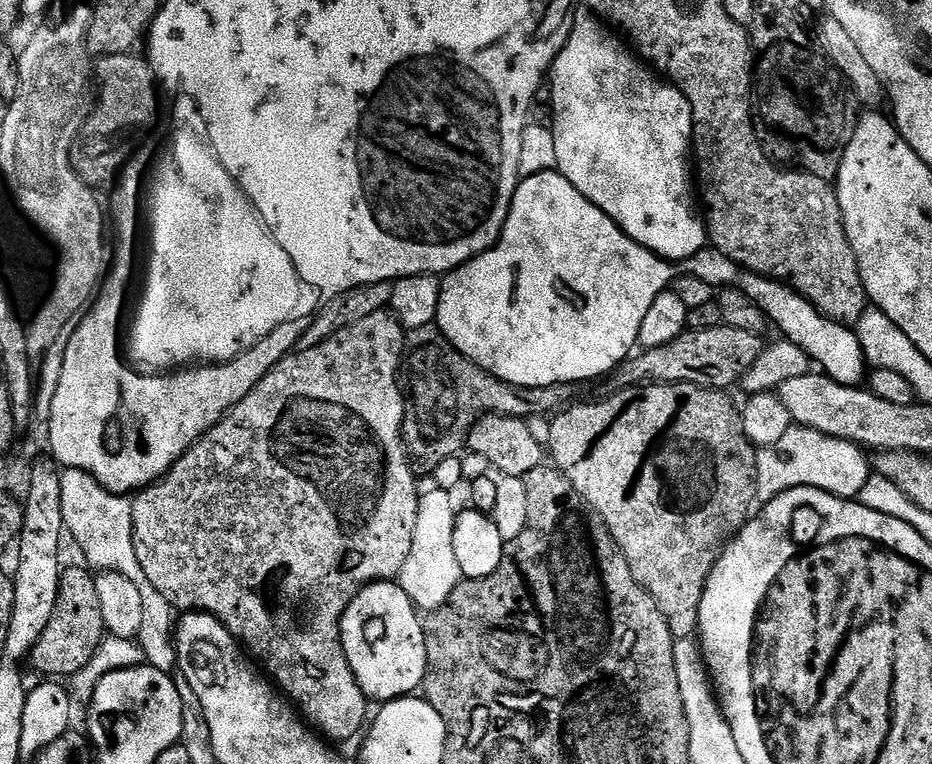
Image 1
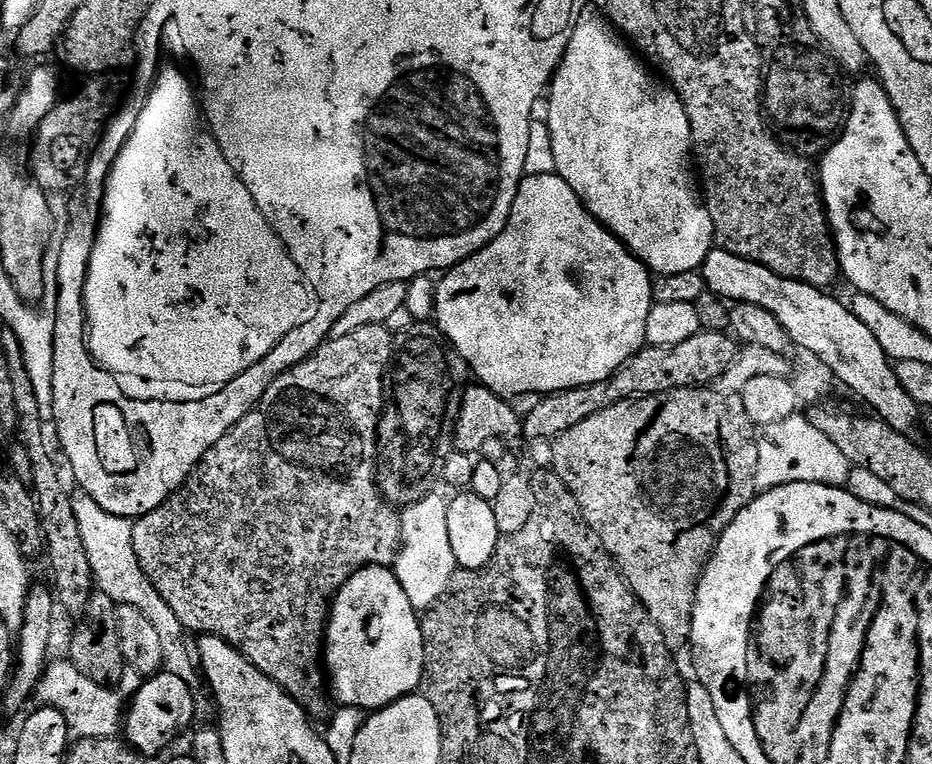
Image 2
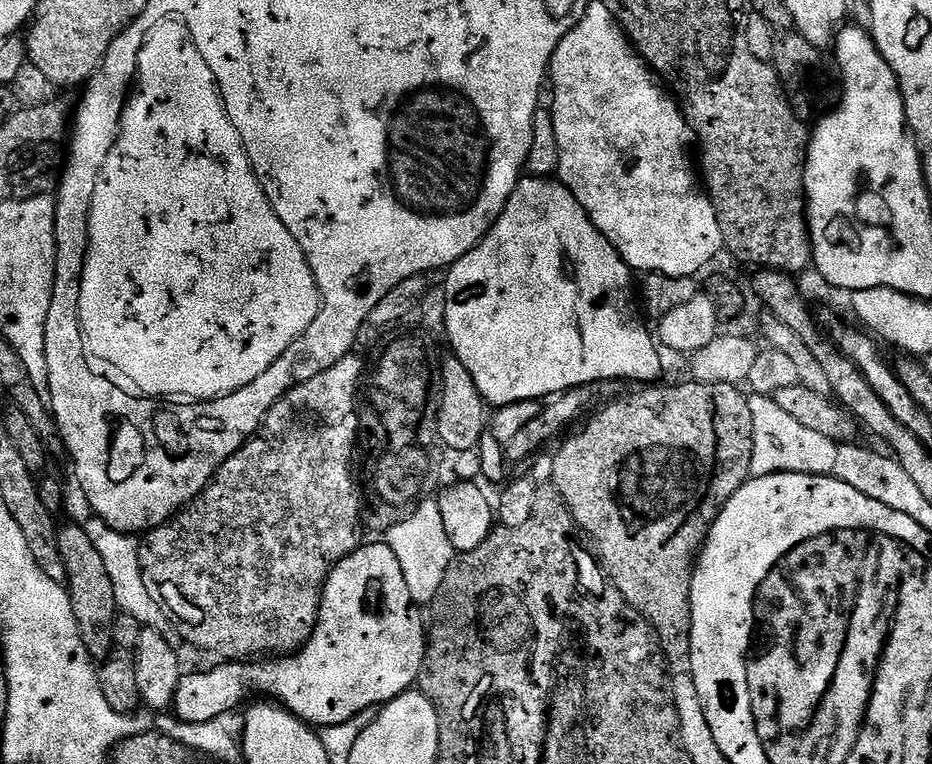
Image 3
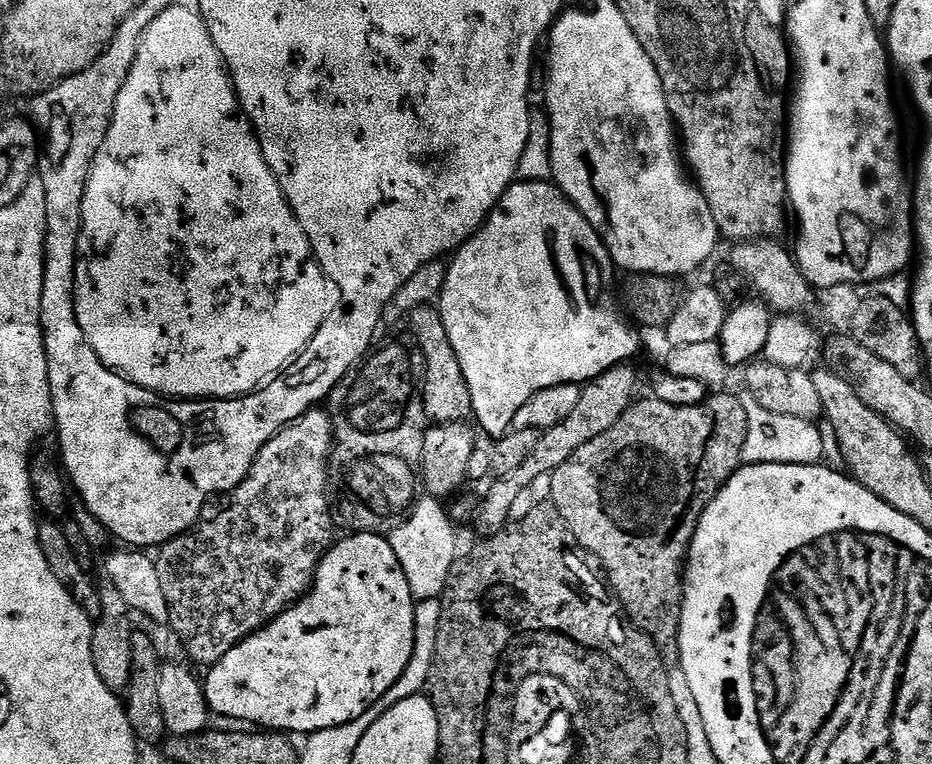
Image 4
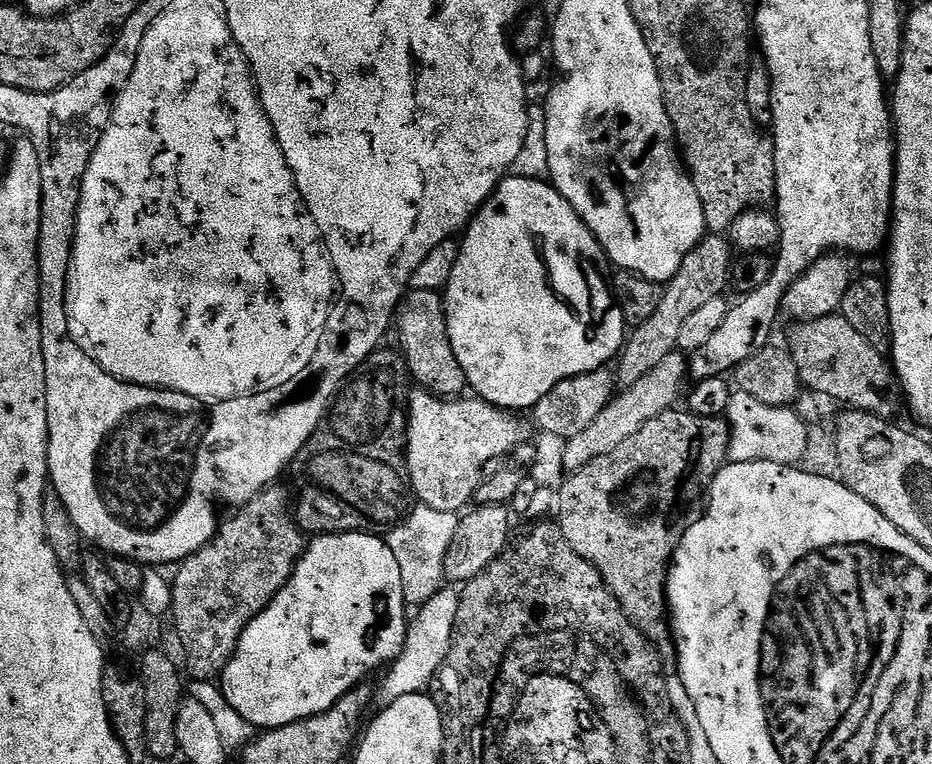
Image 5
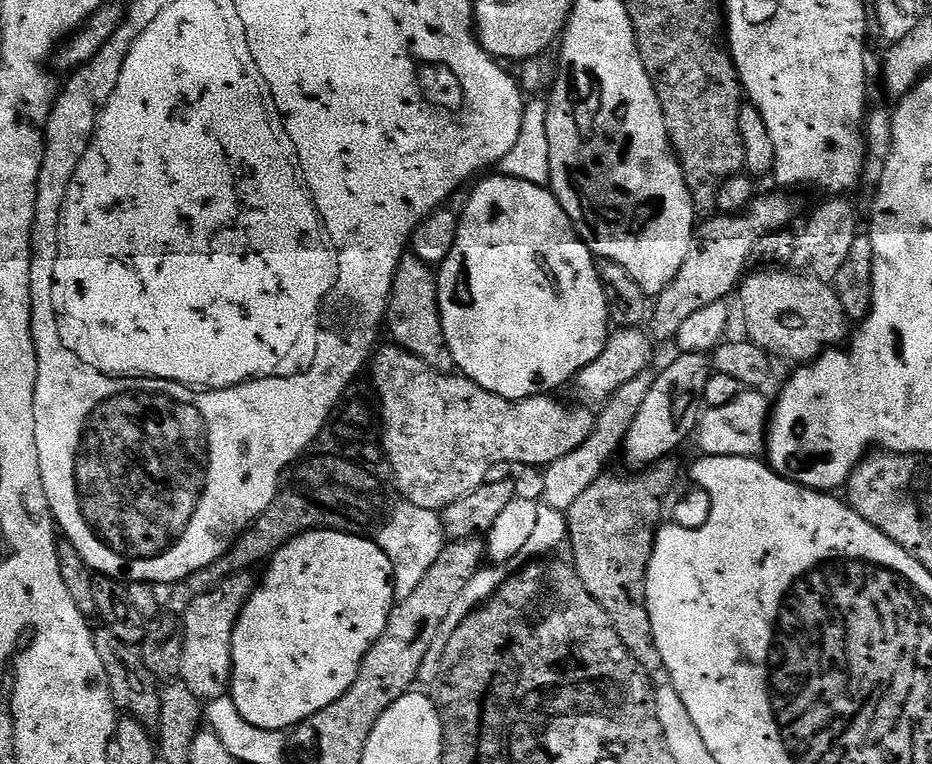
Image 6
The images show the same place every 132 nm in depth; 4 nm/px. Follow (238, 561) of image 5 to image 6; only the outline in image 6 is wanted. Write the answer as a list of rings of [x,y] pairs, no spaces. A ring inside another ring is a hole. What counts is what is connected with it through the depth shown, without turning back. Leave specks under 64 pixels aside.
[[[251,571],[226,578],[212,593],[194,598],[183,616],[184,653],[179,679],[202,702],[229,695],[232,686],[232,635],[238,618],[252,595]]]

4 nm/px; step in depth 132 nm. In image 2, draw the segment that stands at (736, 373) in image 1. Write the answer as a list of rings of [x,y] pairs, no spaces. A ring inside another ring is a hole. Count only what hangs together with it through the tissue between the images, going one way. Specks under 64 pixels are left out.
[[[701,330],[694,338],[678,342],[678,346],[645,346],[635,352],[610,378],[570,390],[545,395],[522,420],[522,436],[525,441],[548,439],[566,434],[578,422],[598,414],[598,410],[610,410],[618,402],[634,400],[637,396],[653,396],[679,388],[703,388],[719,381],[736,361],[738,344],[728,332],[706,332]]]

